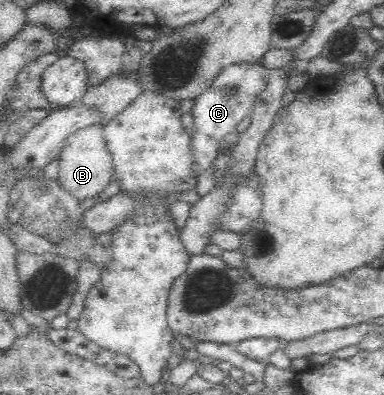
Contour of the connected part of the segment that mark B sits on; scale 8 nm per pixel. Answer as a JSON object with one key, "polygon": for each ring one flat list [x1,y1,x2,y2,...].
{"polygon":[[95,123,71,133,67,136,59,156,59,182,71,196,81,202,101,194,114,181,115,166,105,143,104,127,105,125]]}

